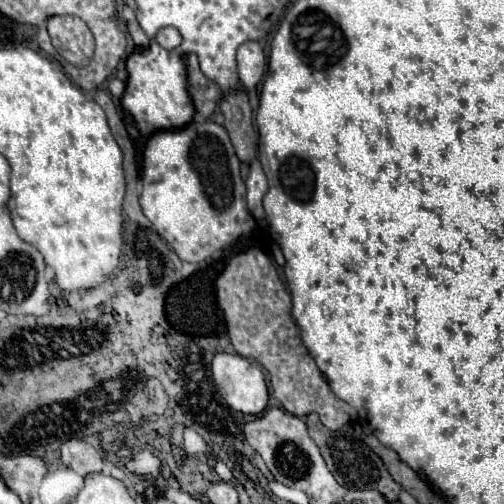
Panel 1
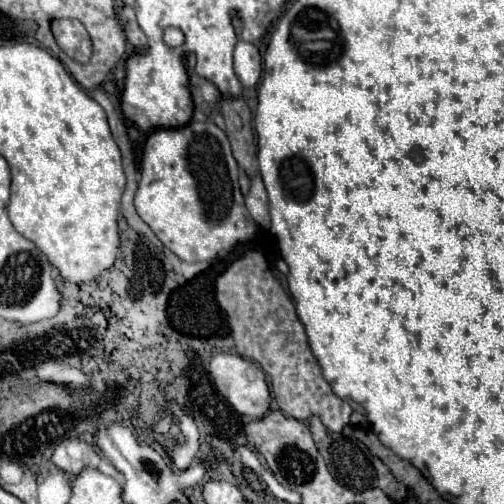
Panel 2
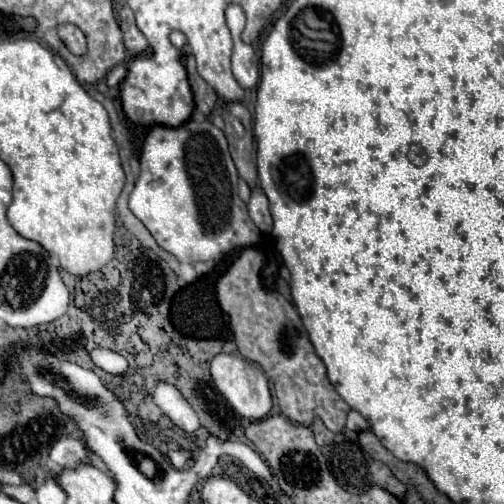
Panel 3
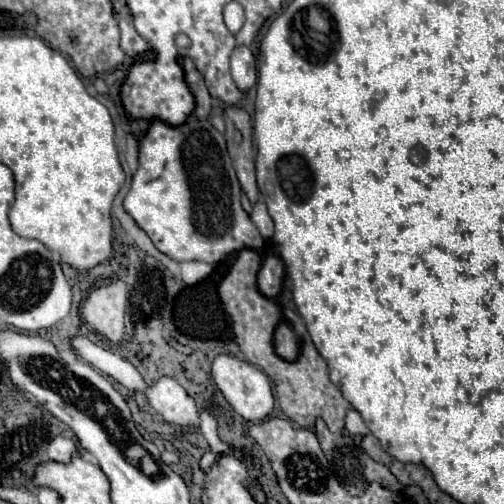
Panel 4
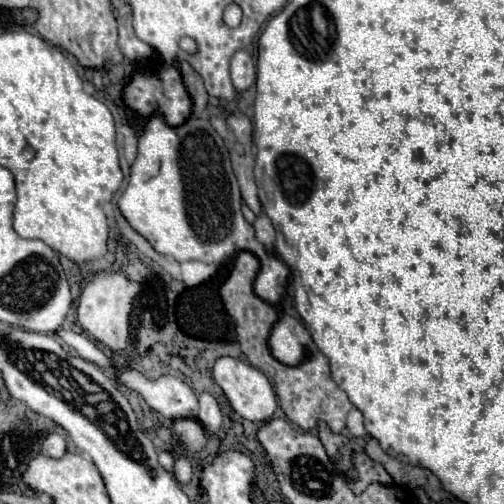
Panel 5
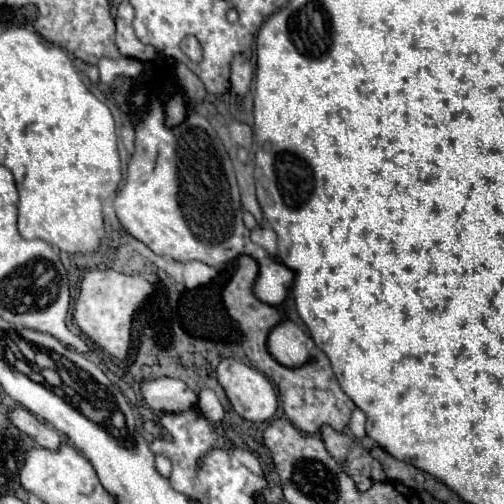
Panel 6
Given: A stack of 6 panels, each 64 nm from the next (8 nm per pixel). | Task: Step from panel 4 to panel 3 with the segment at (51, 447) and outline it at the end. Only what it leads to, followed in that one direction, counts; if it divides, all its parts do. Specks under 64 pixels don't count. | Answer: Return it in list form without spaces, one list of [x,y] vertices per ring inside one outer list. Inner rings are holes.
[[[60,438],[50,450],[50,464],[60,468],[76,468],[80,462],[88,462],[86,446],[74,438]]]

